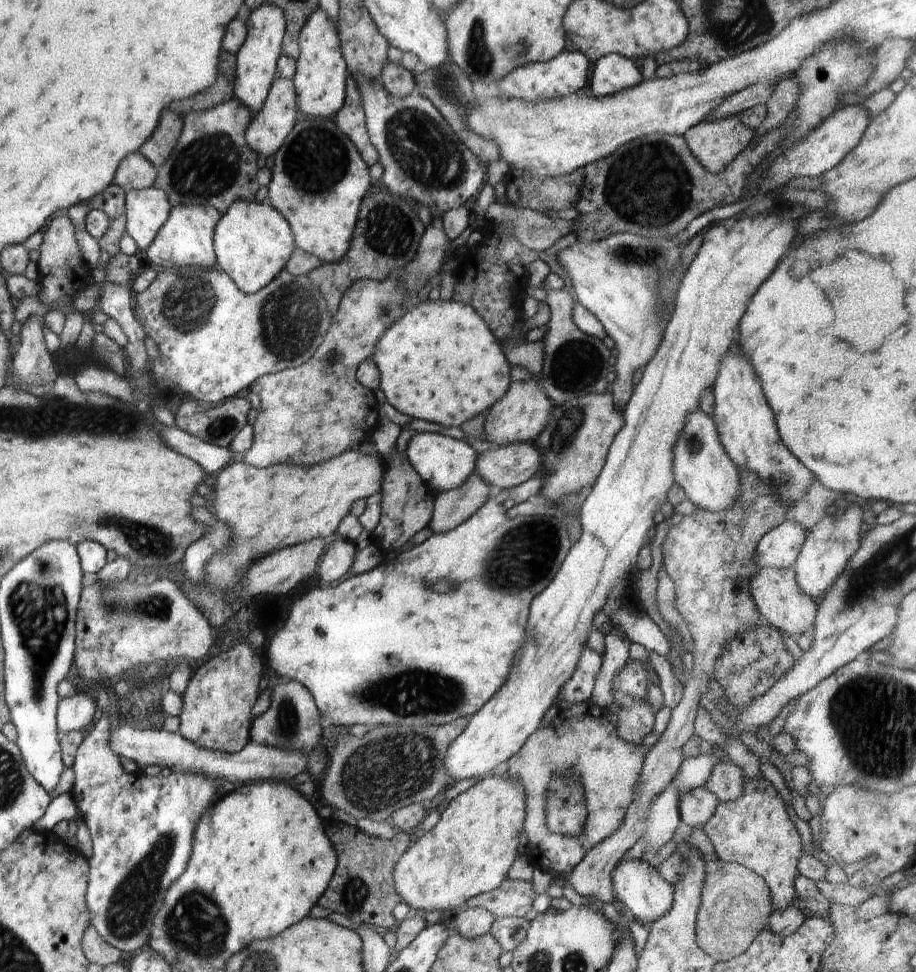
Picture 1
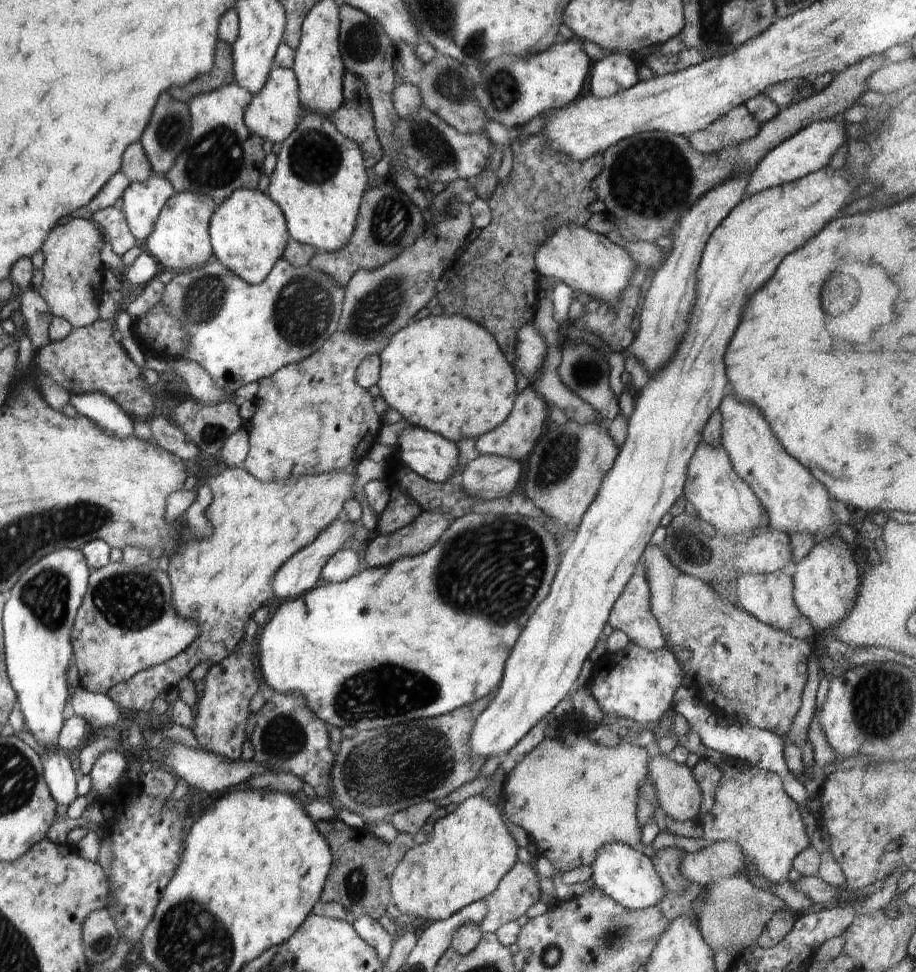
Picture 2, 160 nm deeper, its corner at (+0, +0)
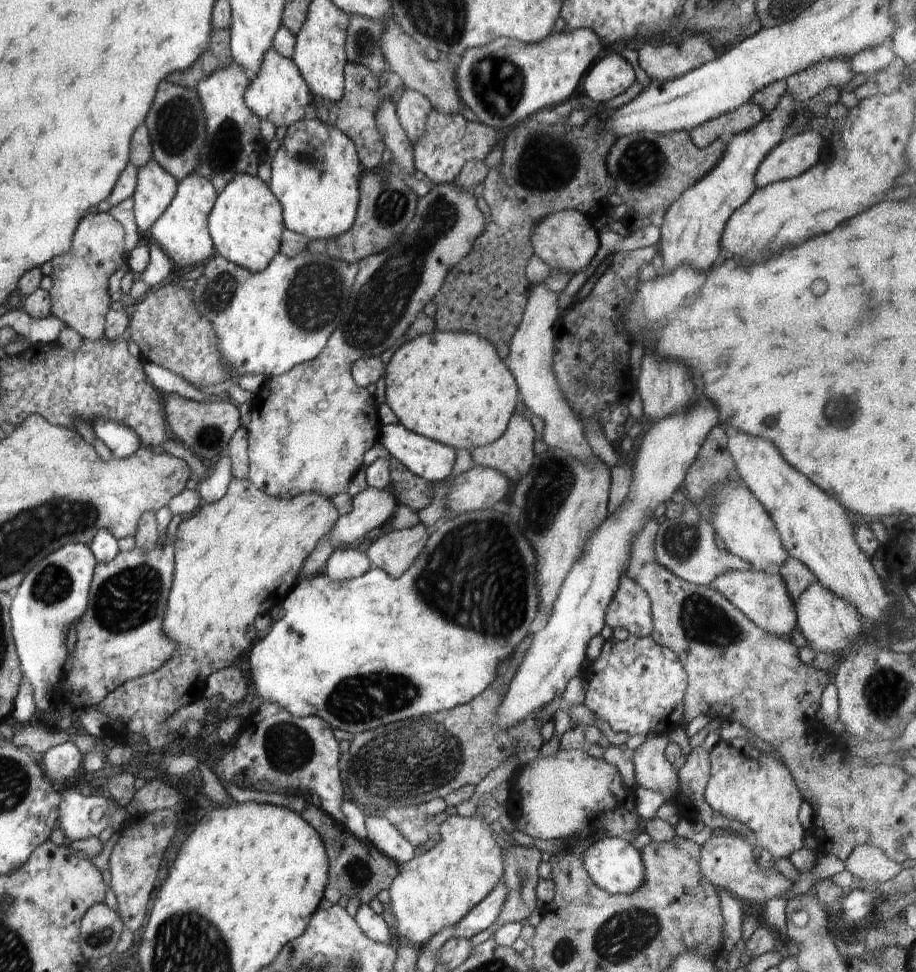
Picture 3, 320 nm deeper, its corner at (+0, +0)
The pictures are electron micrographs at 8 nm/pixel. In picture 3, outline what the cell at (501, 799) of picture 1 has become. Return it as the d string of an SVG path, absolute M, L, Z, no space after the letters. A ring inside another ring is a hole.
M449 814L448 818L439 824L439 834L440 840L437 844L426 852L422 856L412 857L411 861L402 863L399 865L399 871L396 875L396 878L392 881L392 884L389 888L390 903L389 907L391 908L391 913L396 919L396 930L397 935L404 940L404 942L415 946L417 949L424 948L424 946L429 944L429 941L433 936L436 936L441 930L445 928L452 928L456 926L467 914L468 911L475 907L481 900L486 898L486 895L500 882L503 878L503 848L497 843L495 839L495 834L489 831L488 824L485 822L484 817L474 815L472 817L462 817L461 815L451 815Z

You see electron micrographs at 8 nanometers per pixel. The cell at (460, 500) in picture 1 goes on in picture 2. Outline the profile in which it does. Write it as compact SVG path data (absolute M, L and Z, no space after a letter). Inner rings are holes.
M422 511L413 523L392 534L376 536L368 543L363 566L391 565L396 559L425 553L445 531L451 518L442 511Z

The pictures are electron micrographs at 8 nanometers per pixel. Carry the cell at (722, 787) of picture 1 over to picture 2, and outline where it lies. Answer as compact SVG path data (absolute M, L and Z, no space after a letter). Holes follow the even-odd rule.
M700 758L692 770L703 798L701 800L699 814L696 818L698 822L702 822L703 816L714 806L715 792L719 787L722 773L715 763L706 760L706 758Z

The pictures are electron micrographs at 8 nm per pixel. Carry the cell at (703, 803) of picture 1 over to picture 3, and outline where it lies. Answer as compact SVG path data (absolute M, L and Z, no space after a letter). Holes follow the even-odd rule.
M650 733L633 752L634 778L639 787L662 792L667 801L677 791L677 771L665 758L669 735Z

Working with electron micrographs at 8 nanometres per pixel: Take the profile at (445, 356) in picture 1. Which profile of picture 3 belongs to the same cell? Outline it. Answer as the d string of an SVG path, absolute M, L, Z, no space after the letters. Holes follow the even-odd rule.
M436 330L436 332L432 332L432 334L418 336L418 338L406 342L406 344L395 351L389 363L386 364L385 372L385 403L390 406L396 418L398 418L399 423L412 432L417 432L419 435L425 436L426 438L435 440L443 445L448 445L454 450L466 448L472 451L476 447L492 444L506 432L510 417L514 414L514 410L520 407L518 404L518 401L520 401L520 392L515 378L510 374L510 370L502 364L502 360L498 358L498 354L496 354L494 348L490 346L490 342L486 342L484 338L478 338L476 334L456 334L456 332L438 332L438 330Z

